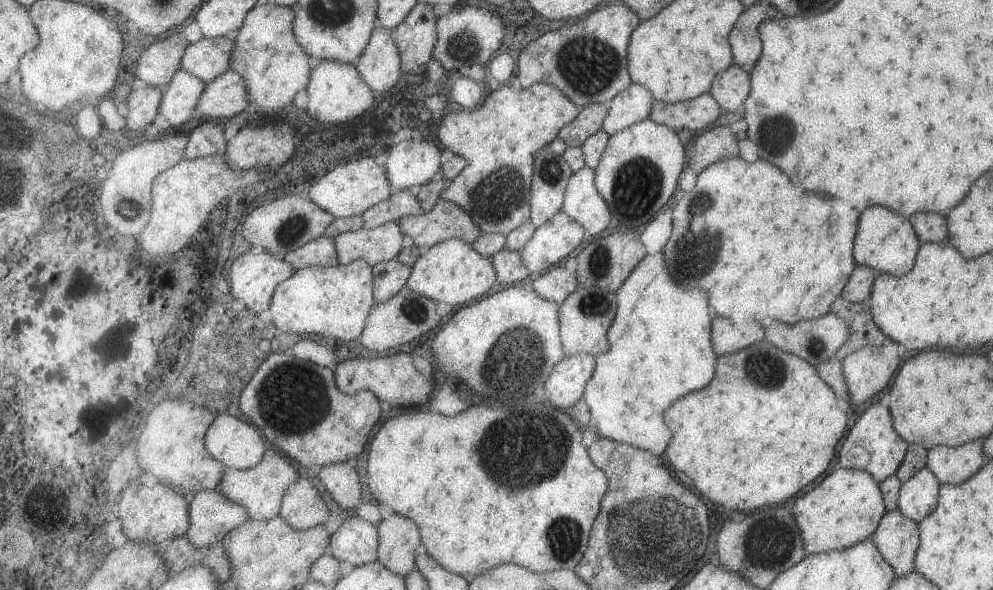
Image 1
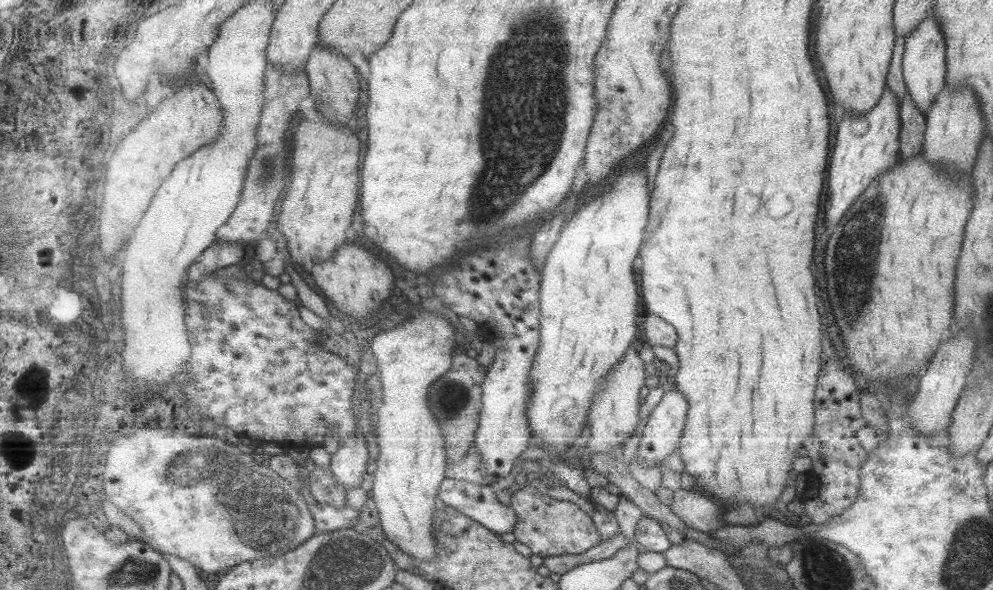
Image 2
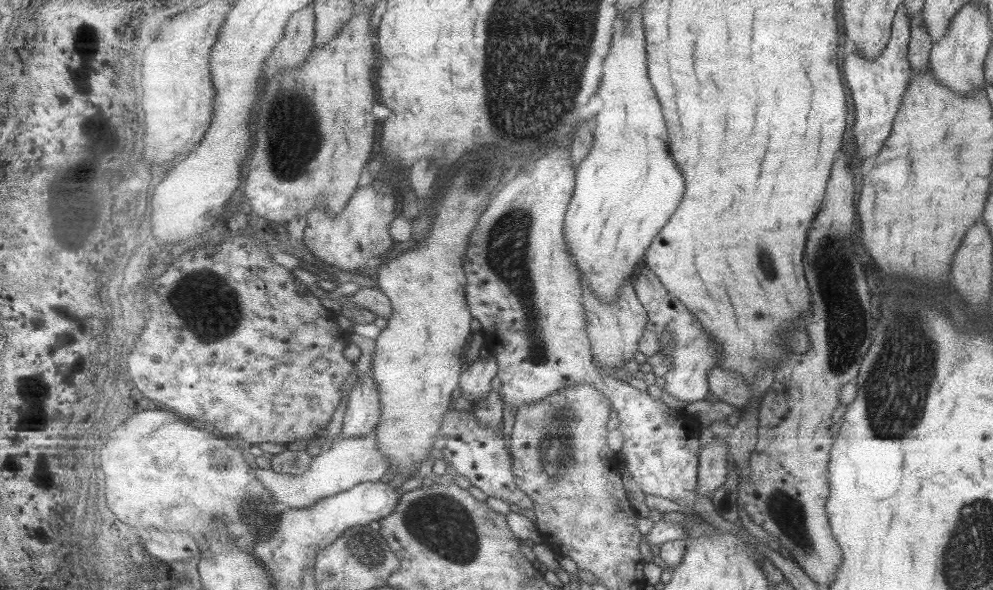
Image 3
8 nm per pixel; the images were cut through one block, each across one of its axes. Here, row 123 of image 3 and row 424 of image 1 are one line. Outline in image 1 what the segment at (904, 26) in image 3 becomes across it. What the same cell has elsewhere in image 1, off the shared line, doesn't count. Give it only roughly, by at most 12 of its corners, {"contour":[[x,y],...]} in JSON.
{"contour":[[871,404],[837,452],[838,466],[879,484],[907,445],[889,409]]}

